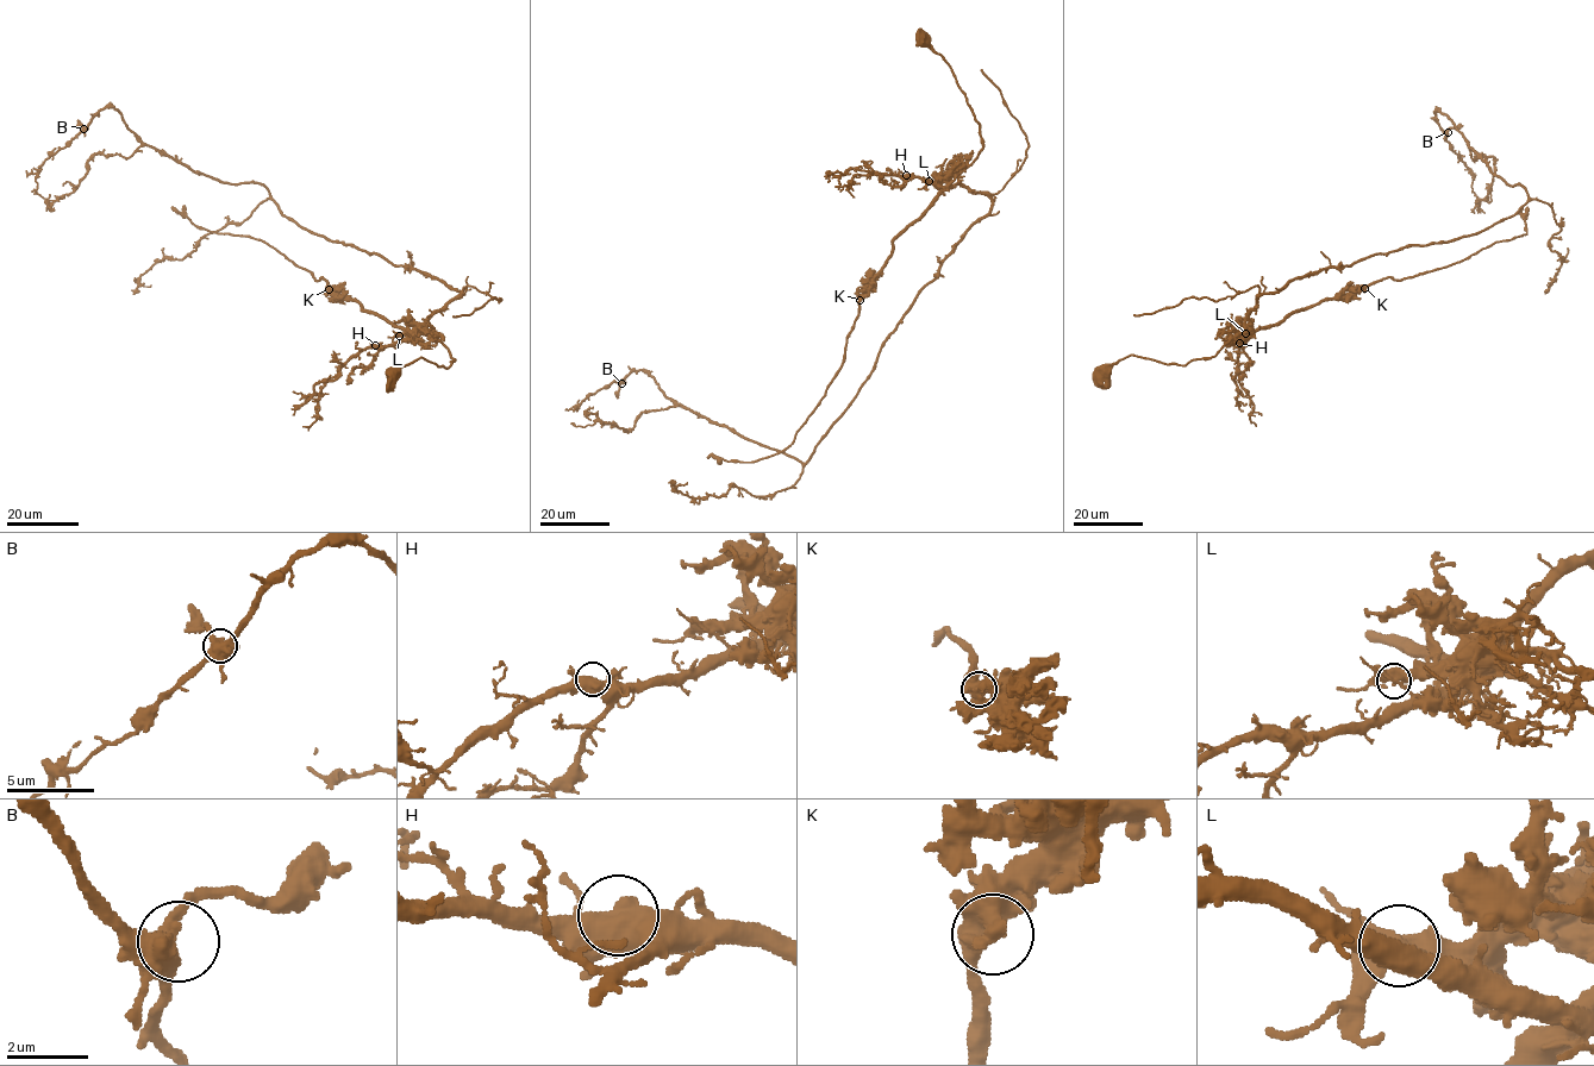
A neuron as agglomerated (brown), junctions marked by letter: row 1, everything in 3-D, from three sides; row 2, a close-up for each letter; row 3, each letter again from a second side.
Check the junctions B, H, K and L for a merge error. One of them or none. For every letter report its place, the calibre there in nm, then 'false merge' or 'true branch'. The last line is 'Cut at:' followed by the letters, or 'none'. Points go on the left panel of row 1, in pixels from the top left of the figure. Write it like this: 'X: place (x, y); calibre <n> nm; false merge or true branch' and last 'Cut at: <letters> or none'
B: place (83, 129); calibre 460 nm; true branch
H: place (375, 345); calibre 460 nm; true branch
K: place (329, 289); calibre 500 nm; true branch
L: place (399, 336); calibre 480 nm; false merge
Cut at: L

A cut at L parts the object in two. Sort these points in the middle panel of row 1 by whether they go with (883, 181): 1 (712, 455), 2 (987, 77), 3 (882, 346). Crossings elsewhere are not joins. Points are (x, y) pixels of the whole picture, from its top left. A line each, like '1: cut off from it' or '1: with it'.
1: cut off from it
2: with it
3: with it

